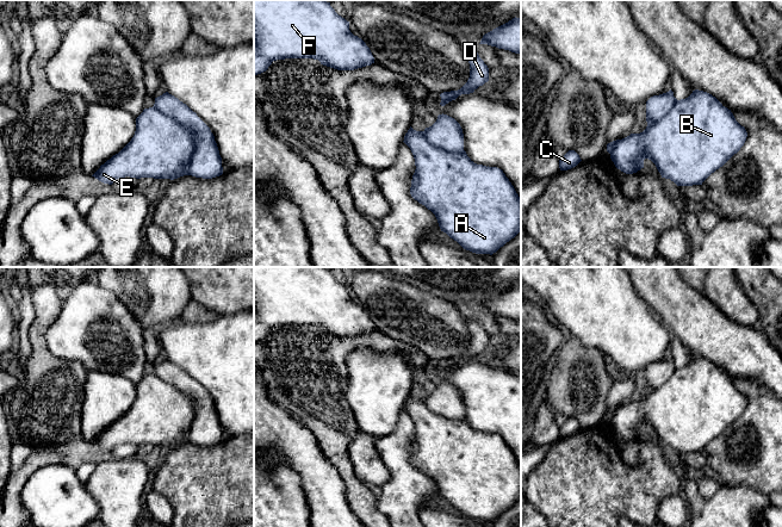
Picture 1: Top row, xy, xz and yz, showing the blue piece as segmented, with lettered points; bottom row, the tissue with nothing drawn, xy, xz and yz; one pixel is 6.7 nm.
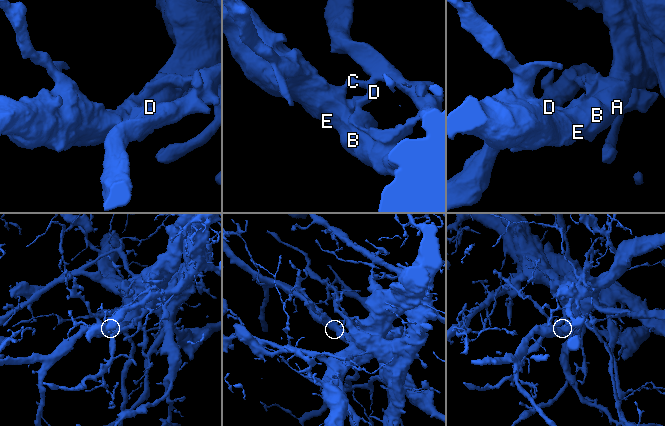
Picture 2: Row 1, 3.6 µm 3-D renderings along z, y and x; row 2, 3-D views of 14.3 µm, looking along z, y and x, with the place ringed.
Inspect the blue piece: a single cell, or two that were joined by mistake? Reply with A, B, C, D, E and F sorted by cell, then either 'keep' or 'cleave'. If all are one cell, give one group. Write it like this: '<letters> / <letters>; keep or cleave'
A B C E F / D; cleave

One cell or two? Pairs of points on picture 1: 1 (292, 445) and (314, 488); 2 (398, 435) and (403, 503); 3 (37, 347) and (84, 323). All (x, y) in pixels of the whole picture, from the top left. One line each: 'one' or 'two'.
1: one
2: one
3: two

